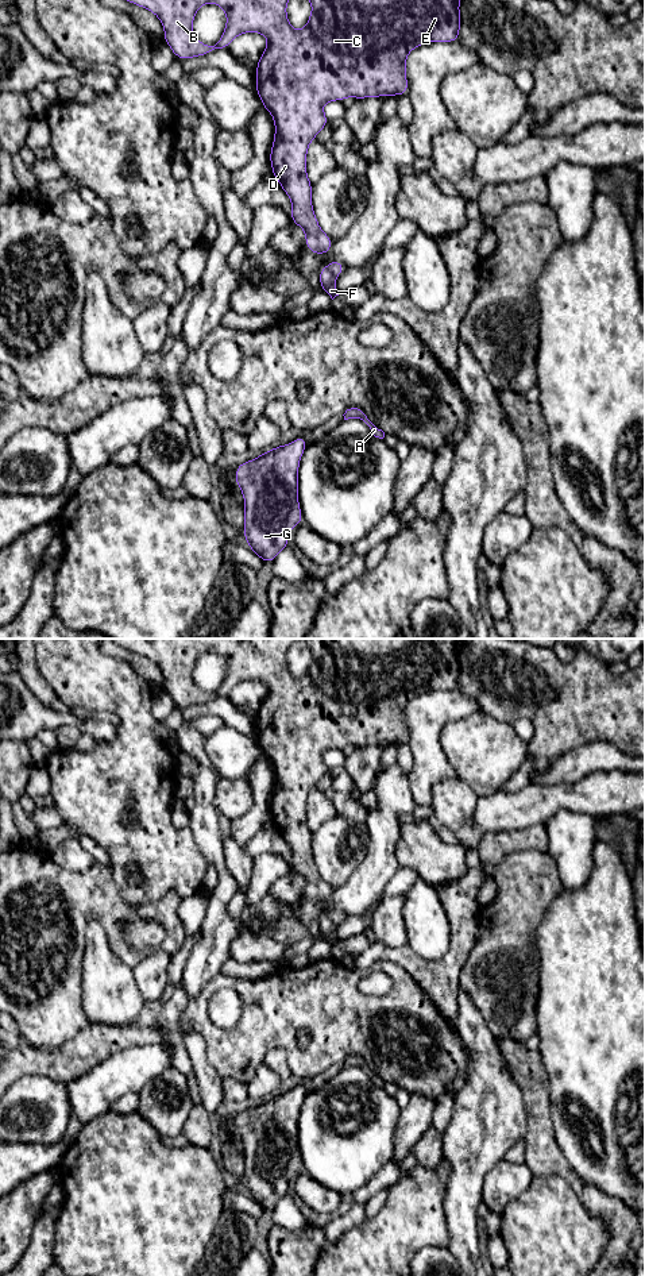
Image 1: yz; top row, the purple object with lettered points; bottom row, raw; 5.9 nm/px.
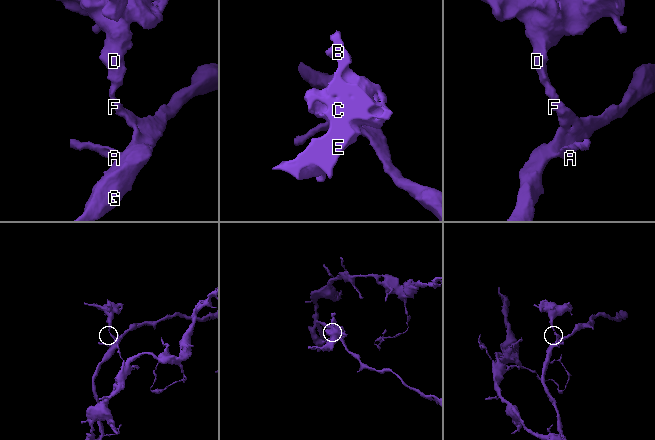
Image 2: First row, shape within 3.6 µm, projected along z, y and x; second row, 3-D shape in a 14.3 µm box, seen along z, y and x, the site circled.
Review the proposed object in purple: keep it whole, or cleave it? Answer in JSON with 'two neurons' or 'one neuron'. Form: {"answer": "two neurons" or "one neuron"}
{"answer": "one neuron"}

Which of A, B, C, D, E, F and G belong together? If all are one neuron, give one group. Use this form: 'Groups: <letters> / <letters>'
Groups: A B C D E F G

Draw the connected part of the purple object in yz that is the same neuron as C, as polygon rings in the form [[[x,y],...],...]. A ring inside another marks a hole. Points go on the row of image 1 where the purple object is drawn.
[[[125,0],[155,14],[165,30],[174,55],[179,59],[205,55],[227,49],[240,34],[259,32],[267,38],[267,47],[256,66],[256,92],[274,117],[275,134],[270,151],[273,176],[291,200],[291,221],[305,231],[305,244],[313,254],[328,254],[332,239],[322,232],[312,207],[312,184],[306,174],[306,154],[310,142],[329,123],[322,105],[345,97],[366,99],[408,95],[406,57],[414,49],[430,42],[457,42],[460,31],[460,0],[309,0],[312,14],[306,26],[296,31],[287,19],[289,0]],[[216,3],[227,14],[227,24],[215,46],[202,45],[193,32],[197,9]]]

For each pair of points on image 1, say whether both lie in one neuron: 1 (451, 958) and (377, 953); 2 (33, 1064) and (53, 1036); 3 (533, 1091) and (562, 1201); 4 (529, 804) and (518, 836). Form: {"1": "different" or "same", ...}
{"1": "same", "2": "different", "3": "different", "4": "different"}

